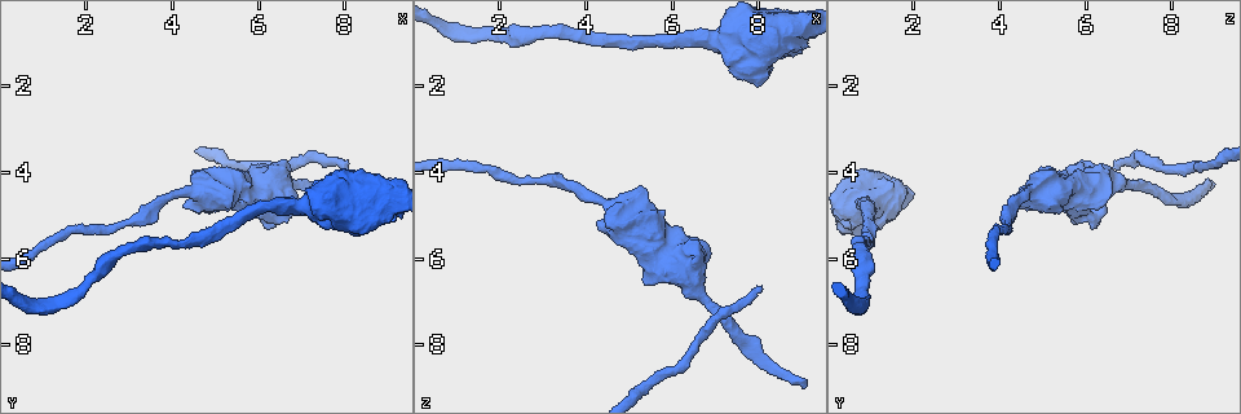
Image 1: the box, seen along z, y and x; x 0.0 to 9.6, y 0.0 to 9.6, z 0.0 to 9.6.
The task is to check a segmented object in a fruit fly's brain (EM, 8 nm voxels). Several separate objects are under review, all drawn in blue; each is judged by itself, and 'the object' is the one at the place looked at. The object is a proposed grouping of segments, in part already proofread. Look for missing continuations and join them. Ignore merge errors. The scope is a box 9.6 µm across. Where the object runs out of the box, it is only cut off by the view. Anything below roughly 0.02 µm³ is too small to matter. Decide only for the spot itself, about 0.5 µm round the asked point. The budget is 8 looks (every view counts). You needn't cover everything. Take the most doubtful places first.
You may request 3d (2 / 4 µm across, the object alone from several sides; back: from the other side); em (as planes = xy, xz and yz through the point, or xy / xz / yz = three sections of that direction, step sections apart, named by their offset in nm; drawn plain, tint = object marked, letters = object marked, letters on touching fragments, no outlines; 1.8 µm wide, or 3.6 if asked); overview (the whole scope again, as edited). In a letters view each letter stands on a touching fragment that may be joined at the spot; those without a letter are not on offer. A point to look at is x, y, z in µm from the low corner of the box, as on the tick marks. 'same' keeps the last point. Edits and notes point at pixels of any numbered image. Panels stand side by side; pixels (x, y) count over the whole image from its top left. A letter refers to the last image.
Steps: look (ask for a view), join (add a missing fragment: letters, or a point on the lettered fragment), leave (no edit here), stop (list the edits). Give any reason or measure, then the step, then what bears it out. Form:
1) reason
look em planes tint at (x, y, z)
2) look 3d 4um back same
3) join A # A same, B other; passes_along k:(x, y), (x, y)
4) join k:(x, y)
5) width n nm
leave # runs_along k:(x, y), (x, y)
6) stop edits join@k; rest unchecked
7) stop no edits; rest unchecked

end of a long branch
look em planes letters at (8.05, 3.90, 6.80)

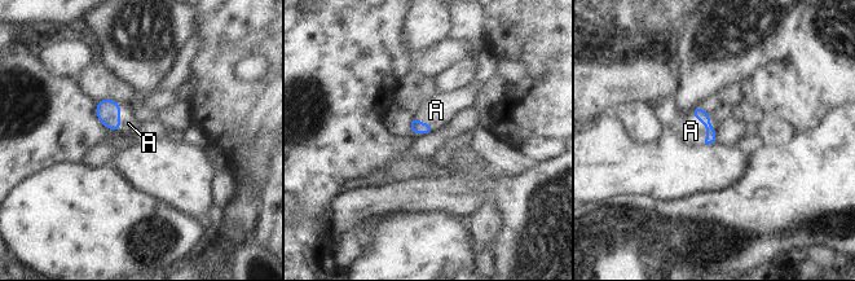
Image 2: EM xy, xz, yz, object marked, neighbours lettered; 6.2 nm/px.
join A # A same; passes_along 2:(699, 113), (704, 126), (691, 131); the neuron continues

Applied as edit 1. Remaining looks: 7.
look overview

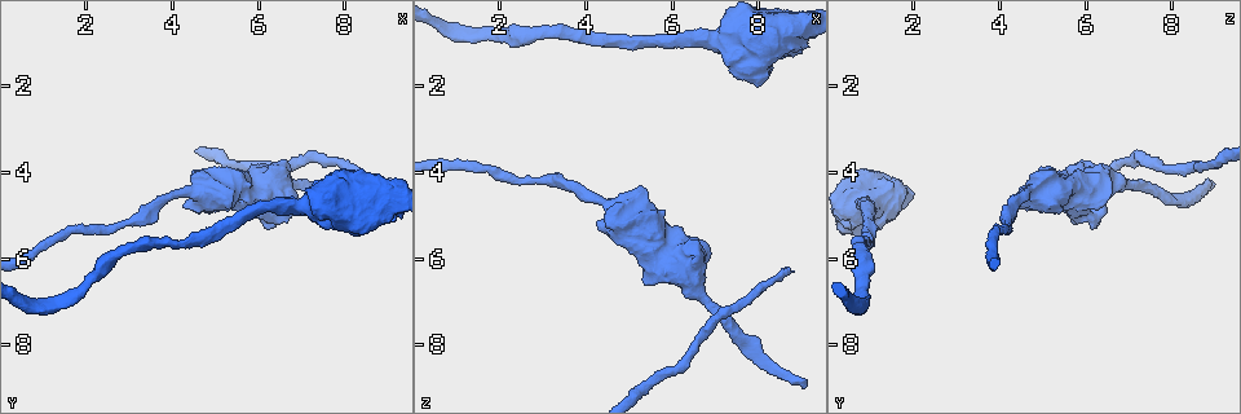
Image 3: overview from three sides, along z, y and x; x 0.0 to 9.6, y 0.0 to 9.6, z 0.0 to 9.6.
end of a long branch
look 3d 2um at (9.05, 4.20, 8.85)

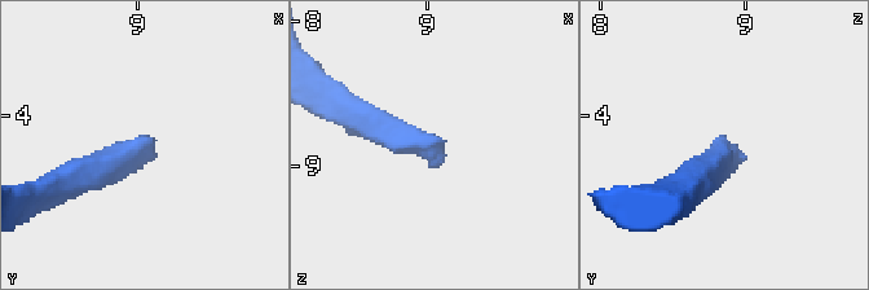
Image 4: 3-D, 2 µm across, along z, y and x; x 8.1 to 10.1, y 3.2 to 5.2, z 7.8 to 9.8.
shape alone is not enough
look em xz step 4 tint at (9.08, 4.14, 8.80)

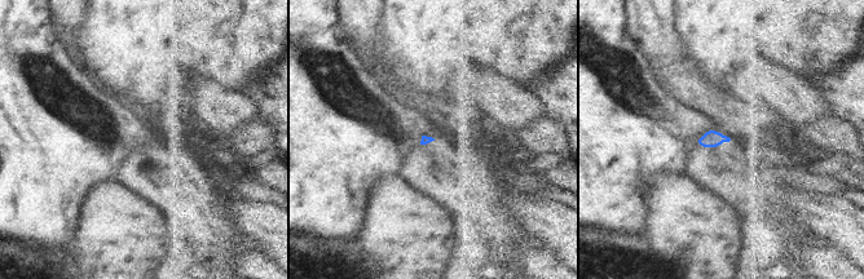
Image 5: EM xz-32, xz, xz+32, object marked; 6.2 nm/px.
look em planes letters same

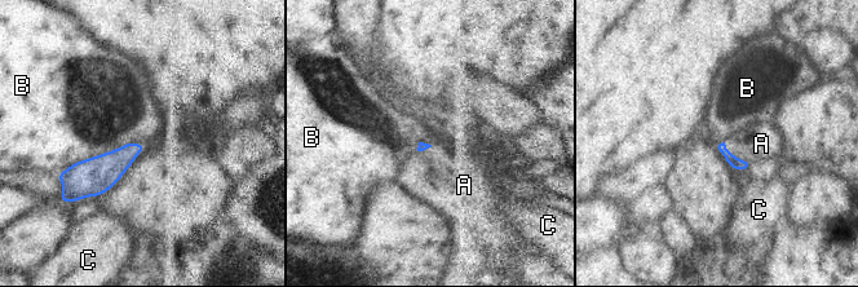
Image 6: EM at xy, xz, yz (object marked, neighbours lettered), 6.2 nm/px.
longest_contact B 600 nm
join A # A same, B other, C other; passes_along 6:(734, 162), (735, 157), (761, 144); it goes on there

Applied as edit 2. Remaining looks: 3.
stops while still wide
look em 3.6um planes tint at (6.70, 5.10, 5.70)

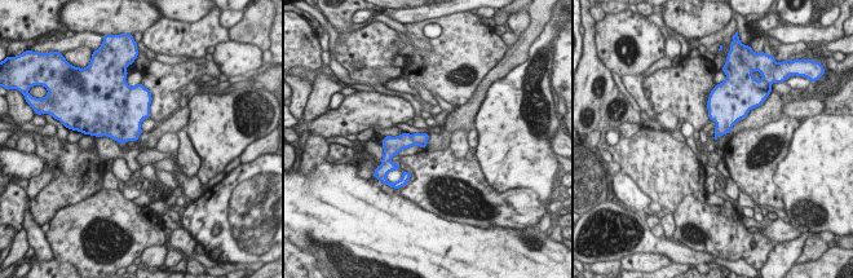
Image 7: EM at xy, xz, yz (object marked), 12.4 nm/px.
see the neighbours
look em 3.6um planes letters same

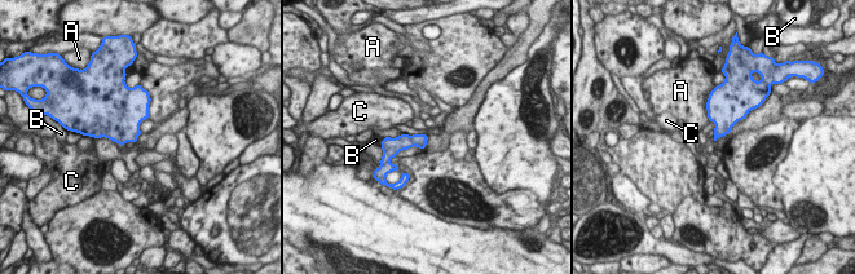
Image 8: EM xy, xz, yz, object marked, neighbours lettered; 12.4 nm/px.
leave # A other, B other, C other; border 8:(150, 94), (148, 118); no lettered fragment goes on from it

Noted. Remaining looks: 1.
stop edits join@2, join@6; rest unchecked

